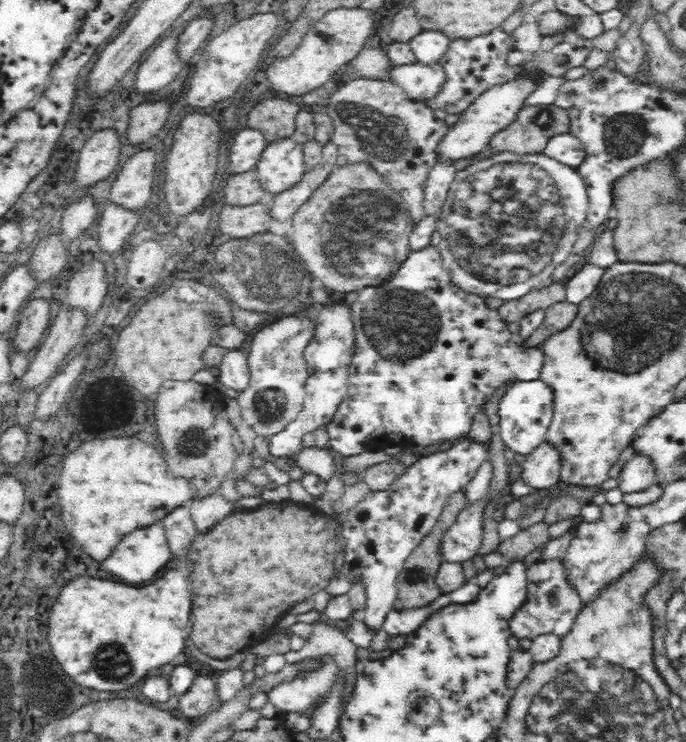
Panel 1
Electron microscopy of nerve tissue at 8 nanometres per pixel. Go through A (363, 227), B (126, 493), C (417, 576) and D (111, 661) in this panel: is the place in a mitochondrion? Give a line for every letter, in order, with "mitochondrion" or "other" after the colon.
A: mitochondrion
B: other
C: mitochondrion
D: mitochondrion

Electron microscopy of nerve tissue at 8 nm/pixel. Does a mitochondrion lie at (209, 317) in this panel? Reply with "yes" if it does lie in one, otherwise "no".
yes

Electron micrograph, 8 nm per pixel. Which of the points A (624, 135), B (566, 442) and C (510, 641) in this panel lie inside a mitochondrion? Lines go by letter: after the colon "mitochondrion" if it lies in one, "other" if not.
A: mitochondrion
B: other
C: other

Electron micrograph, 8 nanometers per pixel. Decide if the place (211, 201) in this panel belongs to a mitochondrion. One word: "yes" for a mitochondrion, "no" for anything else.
no

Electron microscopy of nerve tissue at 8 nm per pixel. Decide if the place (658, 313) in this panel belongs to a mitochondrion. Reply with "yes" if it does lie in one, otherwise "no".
yes

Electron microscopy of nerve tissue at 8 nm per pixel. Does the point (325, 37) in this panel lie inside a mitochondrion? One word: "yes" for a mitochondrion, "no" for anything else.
no

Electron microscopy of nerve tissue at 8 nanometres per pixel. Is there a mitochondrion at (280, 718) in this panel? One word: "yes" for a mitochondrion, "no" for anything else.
no

